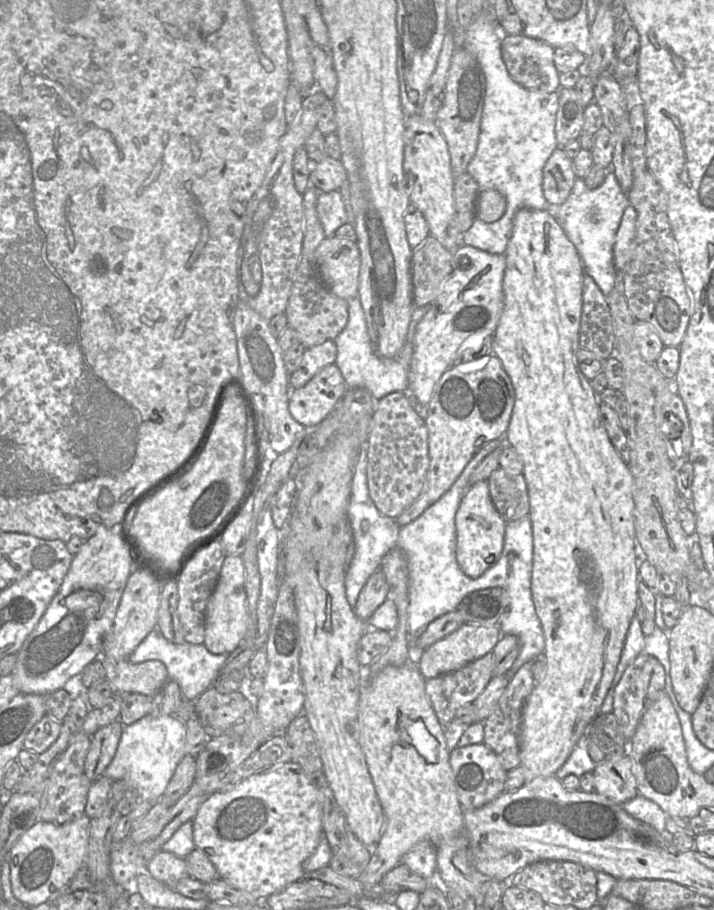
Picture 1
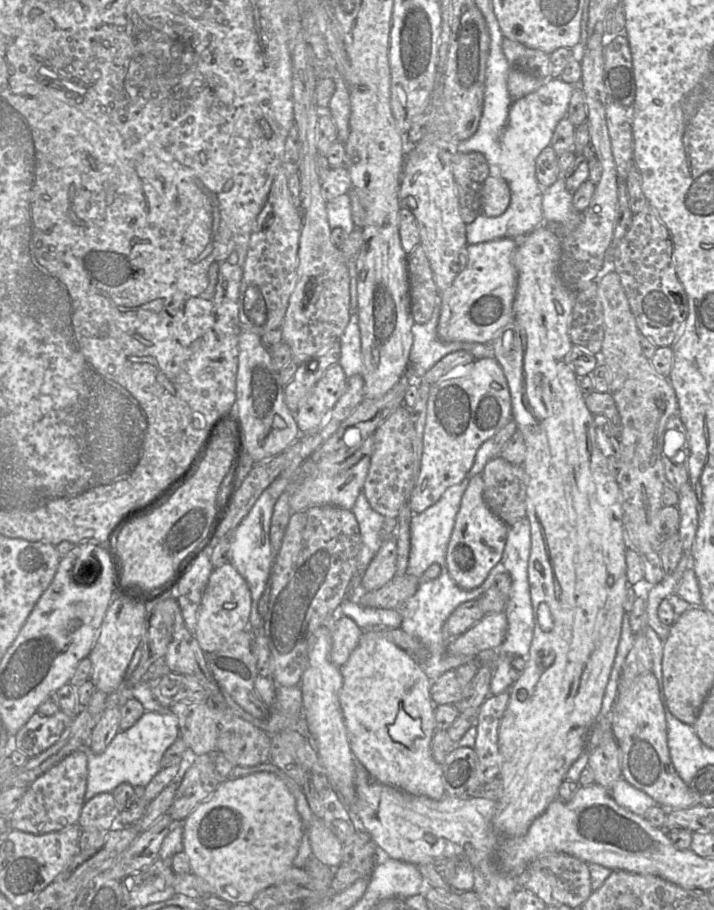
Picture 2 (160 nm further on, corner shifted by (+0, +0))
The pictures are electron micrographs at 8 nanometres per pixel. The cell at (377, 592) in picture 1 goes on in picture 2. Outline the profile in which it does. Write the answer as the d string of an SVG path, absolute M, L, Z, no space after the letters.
M393 535L392 537L387 537L382 543L380 549L370 562L369 566L362 575L361 589L365 592L374 591L380 589L386 583L394 578L396 575L397 566L397 542Z

